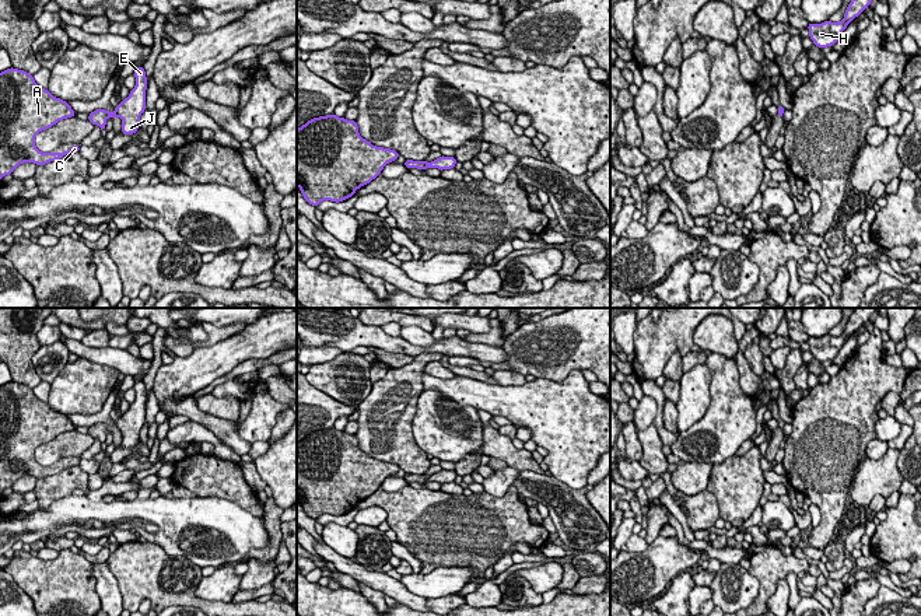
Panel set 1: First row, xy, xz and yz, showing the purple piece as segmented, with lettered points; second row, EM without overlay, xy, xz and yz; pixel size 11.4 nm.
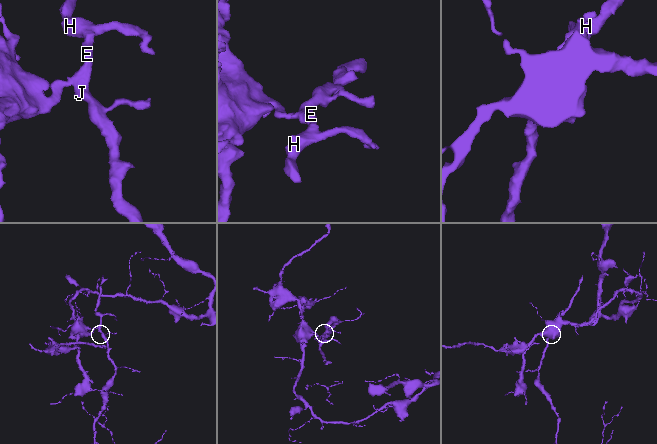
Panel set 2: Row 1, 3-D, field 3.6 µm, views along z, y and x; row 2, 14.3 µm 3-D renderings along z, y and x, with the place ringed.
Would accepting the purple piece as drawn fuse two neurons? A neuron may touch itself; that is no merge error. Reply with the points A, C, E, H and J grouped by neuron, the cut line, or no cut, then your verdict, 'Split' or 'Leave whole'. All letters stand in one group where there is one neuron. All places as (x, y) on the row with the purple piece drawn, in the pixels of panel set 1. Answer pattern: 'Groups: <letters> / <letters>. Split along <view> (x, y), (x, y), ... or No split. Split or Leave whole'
Groups: A C / E H J. Split along xz (430, 163), (426, 167). Split

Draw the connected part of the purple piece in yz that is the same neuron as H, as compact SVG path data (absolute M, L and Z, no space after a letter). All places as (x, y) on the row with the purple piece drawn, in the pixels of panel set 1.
M851 0L848 4L844 18L840 22L824 21L822 24L809 22L809 38L816 46L827 48L833 46L847 25L858 17L865 8L869 7L872 0Z

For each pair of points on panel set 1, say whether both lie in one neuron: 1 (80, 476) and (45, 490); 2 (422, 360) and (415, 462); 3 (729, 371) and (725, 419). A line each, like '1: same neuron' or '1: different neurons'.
1: same neuron
2: same neuron
3: same neuron

